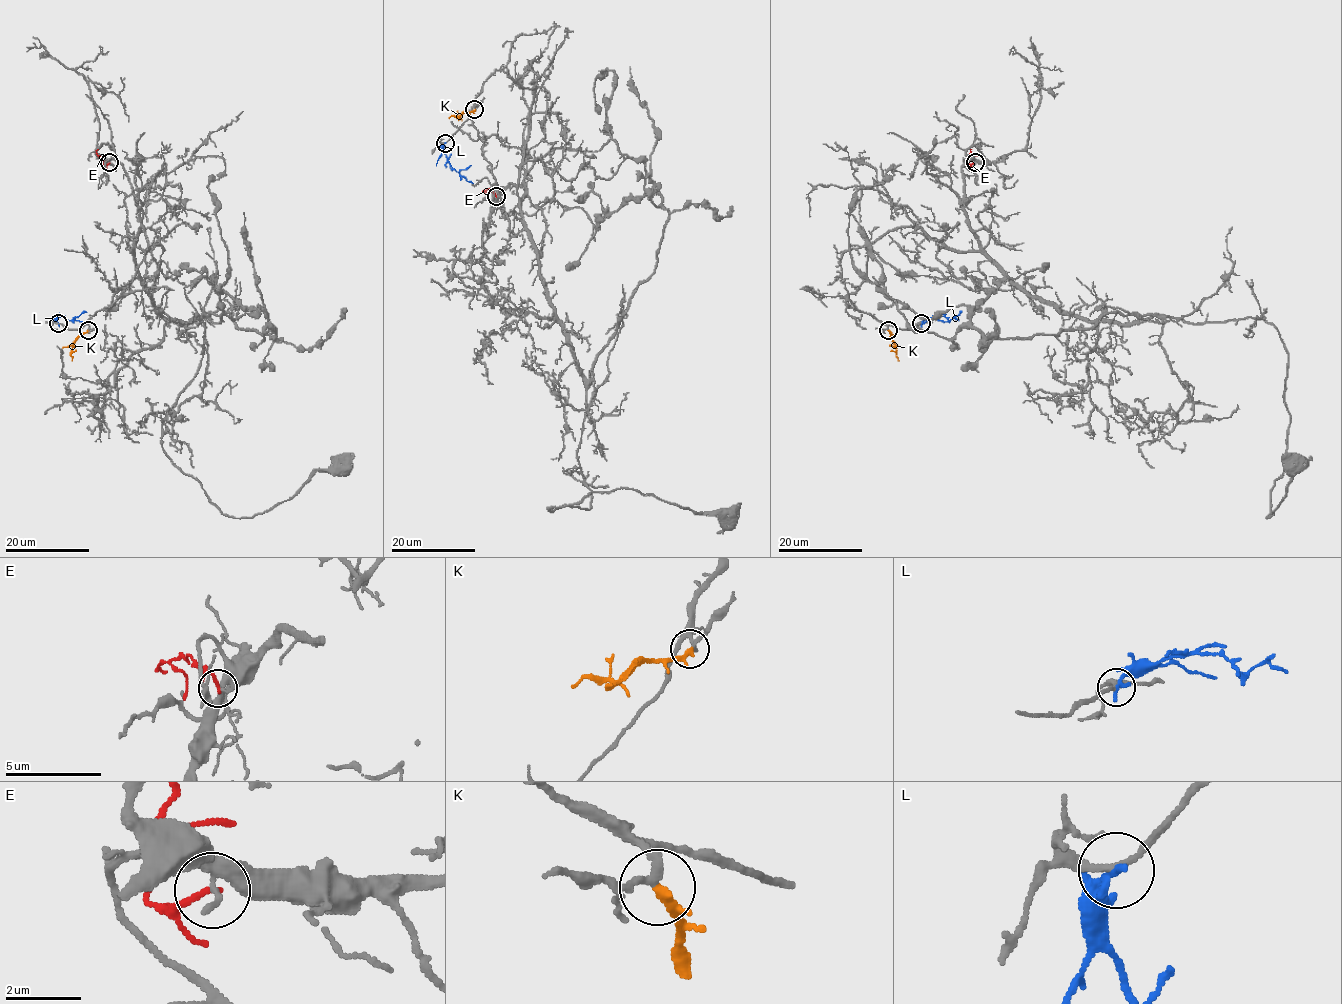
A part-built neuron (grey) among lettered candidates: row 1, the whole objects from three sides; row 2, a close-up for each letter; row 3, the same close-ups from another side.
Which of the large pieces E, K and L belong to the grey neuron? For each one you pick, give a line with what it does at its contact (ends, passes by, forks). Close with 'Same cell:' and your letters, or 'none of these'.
K: It ends there
Same cell: K

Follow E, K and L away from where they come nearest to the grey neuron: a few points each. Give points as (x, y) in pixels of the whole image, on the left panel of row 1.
E: (110, 163), (102, 163), (96, 152), (98, 149)
K: (87, 330), (73, 345), (72, 360)
L: (58, 323), (60, 316), (71, 320), (86, 312)

